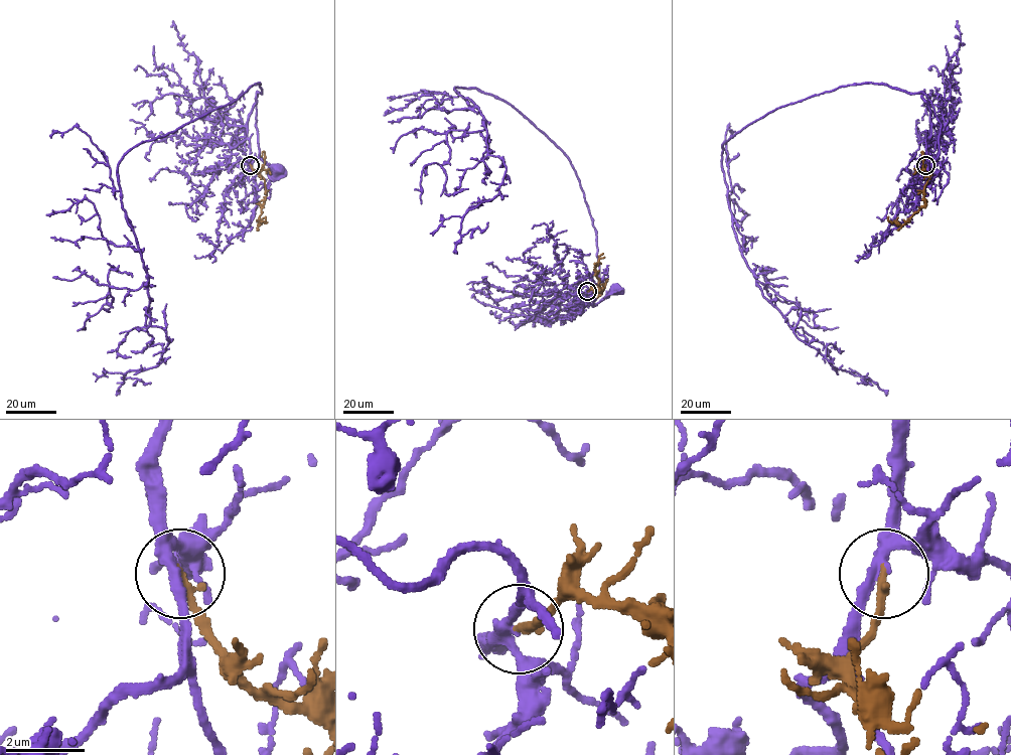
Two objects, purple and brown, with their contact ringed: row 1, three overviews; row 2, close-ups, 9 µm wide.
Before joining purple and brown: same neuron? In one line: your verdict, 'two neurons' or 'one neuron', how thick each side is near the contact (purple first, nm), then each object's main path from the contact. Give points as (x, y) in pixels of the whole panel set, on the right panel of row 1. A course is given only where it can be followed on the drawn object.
one neuron; calibres 200 and 200 nm; course purple (925, 164), (930, 122), (923, 94), (941, 124), (939, 155), (923, 167); course brown (925, 164), (923, 172), (928, 178), (924, 186), (925, 203), (901, 225), (889, 220), (888, 216)

